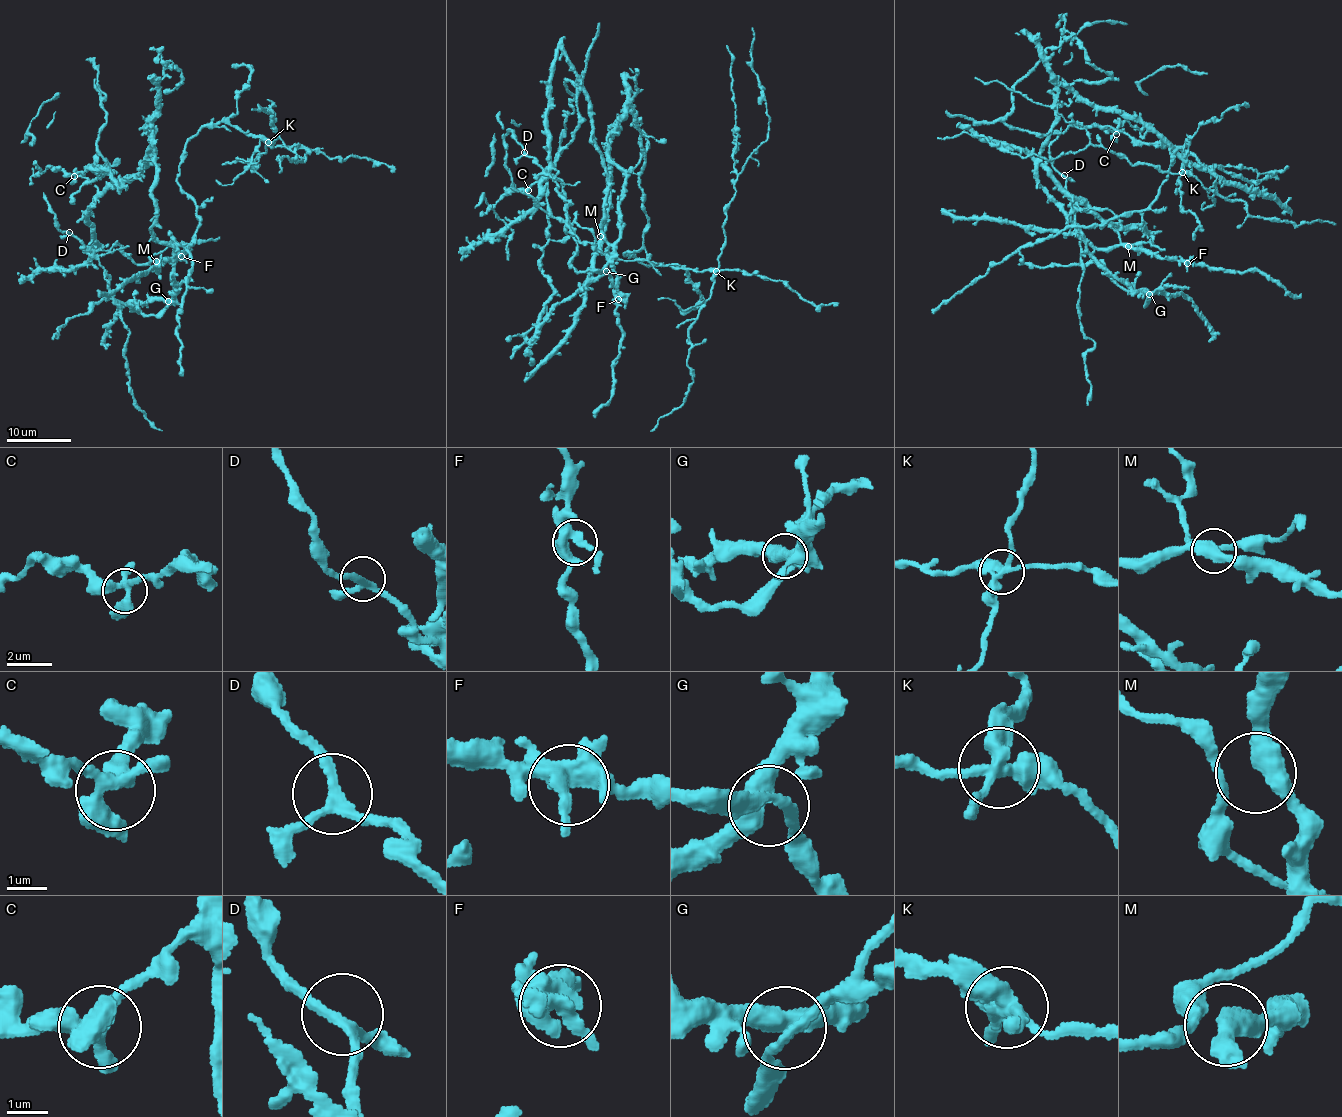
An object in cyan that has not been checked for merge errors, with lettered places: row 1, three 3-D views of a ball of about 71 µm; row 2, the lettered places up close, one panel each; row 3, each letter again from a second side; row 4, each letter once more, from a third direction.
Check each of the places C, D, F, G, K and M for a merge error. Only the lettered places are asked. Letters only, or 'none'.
K

